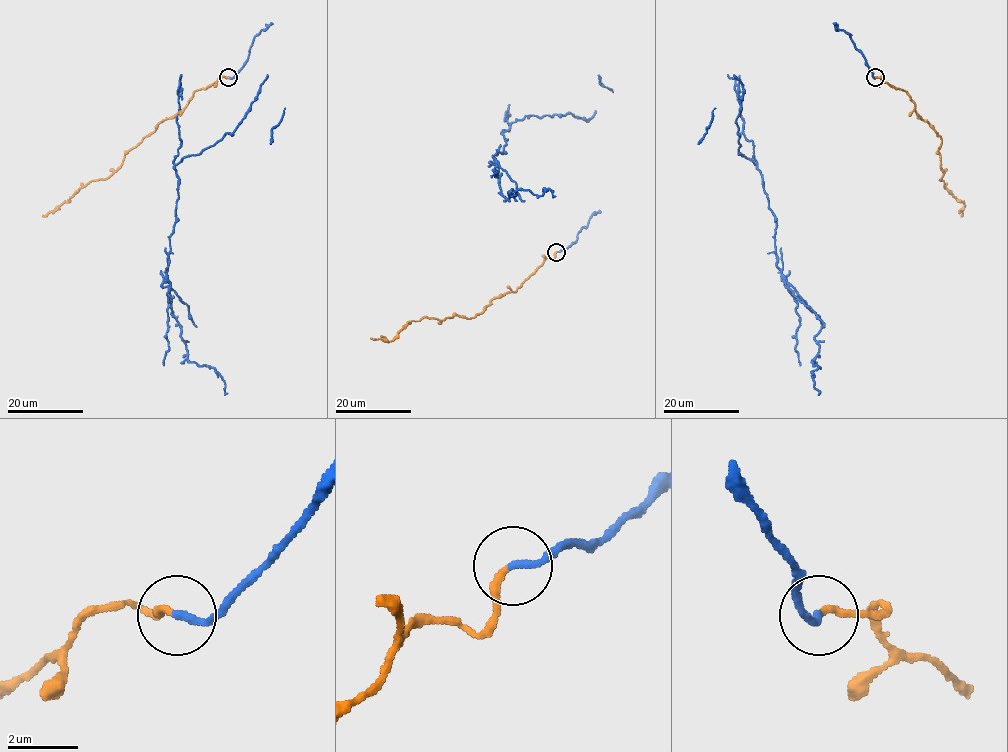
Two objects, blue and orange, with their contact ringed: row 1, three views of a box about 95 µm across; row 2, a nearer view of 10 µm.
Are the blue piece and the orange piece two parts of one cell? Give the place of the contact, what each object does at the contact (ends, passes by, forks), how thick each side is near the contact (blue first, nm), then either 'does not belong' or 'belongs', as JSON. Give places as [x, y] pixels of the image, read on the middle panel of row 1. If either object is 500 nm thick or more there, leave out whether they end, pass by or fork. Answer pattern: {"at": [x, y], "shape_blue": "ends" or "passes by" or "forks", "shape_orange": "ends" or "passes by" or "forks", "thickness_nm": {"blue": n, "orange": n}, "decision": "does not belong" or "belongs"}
{"at": [556, 252], "shape_blue": "ends", "shape_orange": "ends", "thickness_nm": {"blue": 220, "orange": 200}, "decision": "does not belong"}

